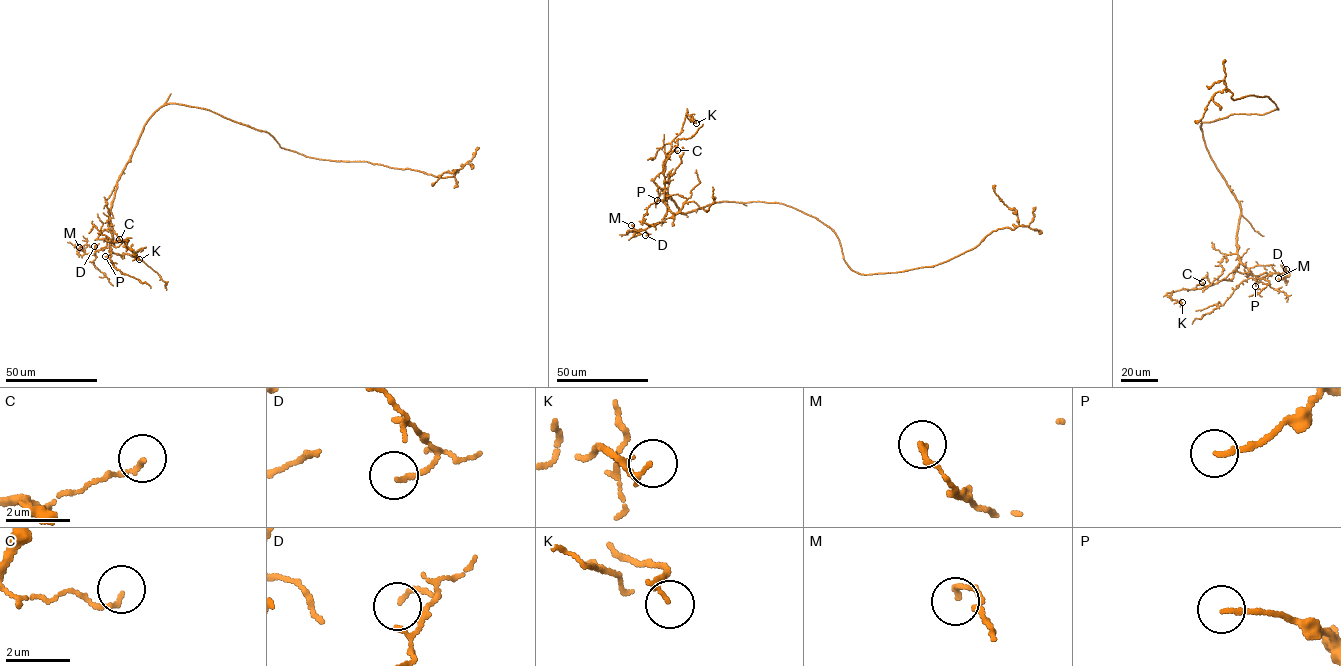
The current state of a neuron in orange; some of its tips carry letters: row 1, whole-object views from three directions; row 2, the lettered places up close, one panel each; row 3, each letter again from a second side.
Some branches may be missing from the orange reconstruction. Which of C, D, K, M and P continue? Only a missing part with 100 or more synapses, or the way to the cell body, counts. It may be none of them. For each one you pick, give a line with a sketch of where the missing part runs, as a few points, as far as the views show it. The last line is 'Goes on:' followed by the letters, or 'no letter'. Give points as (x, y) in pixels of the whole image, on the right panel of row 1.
Goes on: no letter

